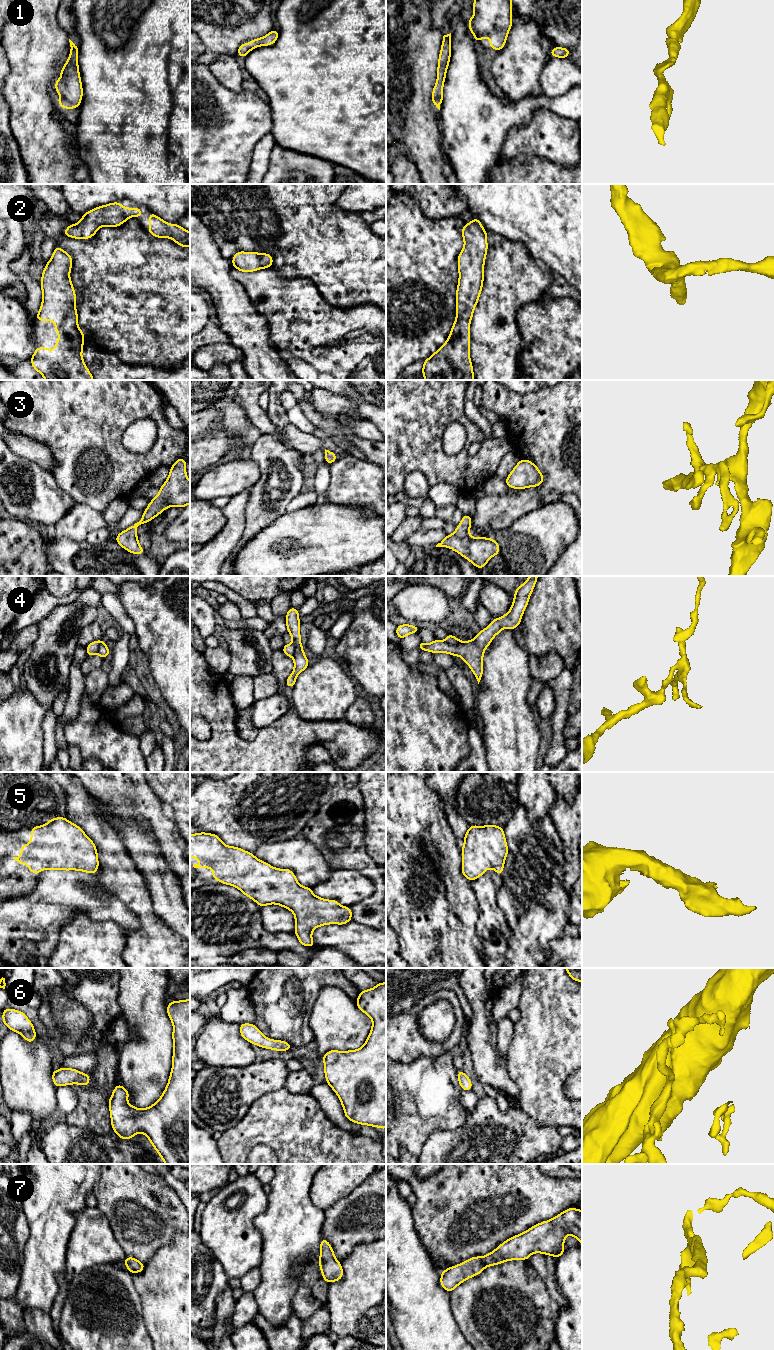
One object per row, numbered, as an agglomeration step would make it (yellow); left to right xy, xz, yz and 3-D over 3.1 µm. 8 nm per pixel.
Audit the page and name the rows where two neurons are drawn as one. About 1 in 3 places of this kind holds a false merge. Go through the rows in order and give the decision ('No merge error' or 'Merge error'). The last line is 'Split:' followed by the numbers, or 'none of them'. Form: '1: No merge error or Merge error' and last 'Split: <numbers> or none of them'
1: No merge error
2: No merge error
3: No merge error
4: Merge error
5: No merge error
6: No merge error
7: No merge error
Split: 4

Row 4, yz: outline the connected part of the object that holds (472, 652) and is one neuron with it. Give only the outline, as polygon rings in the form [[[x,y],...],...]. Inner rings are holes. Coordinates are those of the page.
[[[530,576],[522,585],[518,586],[514,593],[513,603],[509,612],[497,619],[492,619],[489,626],[481,629],[473,640],[460,642],[456,646],[436,639],[430,644],[426,644],[420,640],[418,648],[421,651],[448,653],[452,656],[461,657],[470,667],[479,684],[483,676],[483,656],[485,649],[502,629],[518,628],[537,579],[538,576]]]

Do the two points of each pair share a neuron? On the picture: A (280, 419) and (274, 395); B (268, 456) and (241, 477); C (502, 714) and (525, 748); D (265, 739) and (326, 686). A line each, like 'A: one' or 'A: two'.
A: one
B: two
C: one
D: two

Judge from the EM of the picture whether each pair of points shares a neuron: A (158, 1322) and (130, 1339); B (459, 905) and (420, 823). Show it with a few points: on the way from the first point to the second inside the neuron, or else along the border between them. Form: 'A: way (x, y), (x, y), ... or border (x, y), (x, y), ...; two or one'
A: border (141, 1306), (144, 1325), (152, 1339); two
B: way (447, 885), (445, 857), (435, 843); one

